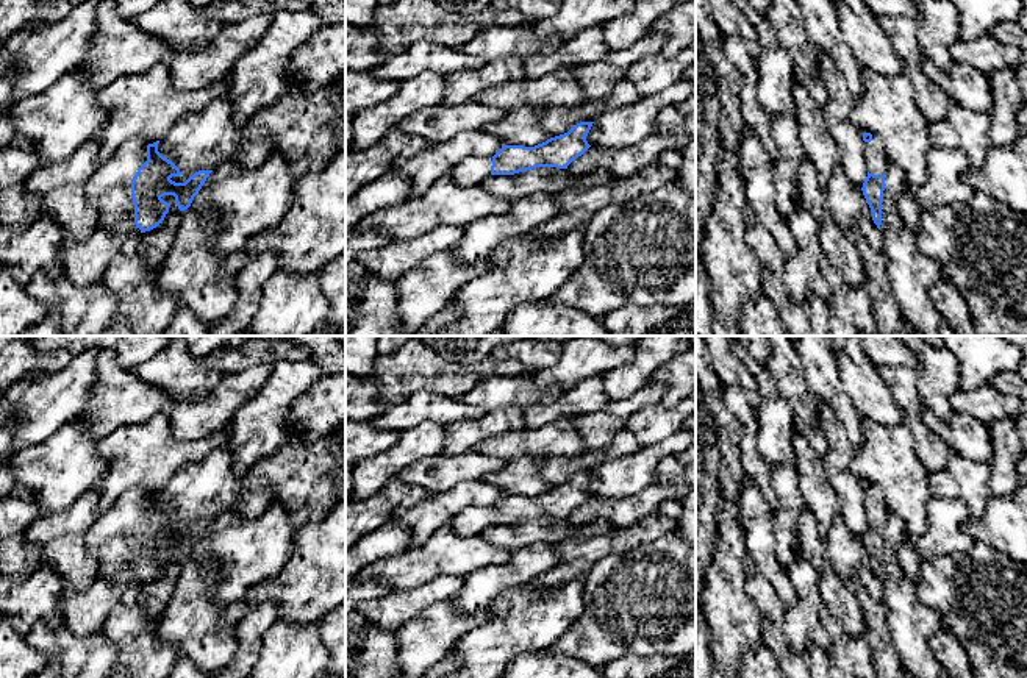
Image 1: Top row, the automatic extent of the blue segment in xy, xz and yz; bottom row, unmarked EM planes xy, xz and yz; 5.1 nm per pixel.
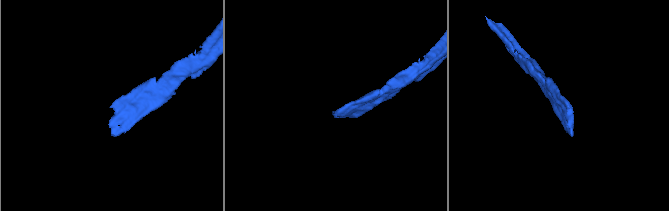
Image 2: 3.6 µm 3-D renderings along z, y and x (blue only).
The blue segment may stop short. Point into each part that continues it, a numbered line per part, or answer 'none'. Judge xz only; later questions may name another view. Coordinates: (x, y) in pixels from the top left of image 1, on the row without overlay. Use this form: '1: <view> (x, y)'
1: xz (471, 520)

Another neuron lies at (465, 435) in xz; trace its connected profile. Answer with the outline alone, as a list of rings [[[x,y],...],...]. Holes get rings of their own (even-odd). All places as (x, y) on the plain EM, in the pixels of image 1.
[[[503,406],[486,412],[478,419],[464,419],[446,425],[446,442],[442,455],[455,456],[475,448],[483,439],[503,431],[525,428],[522,406]]]

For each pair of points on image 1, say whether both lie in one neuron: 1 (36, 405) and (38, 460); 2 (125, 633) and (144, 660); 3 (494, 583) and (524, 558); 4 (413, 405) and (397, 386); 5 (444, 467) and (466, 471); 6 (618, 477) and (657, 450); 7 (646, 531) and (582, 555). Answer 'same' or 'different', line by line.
1: different
2: same
3: same
4: different
5: same
6: same
7: same

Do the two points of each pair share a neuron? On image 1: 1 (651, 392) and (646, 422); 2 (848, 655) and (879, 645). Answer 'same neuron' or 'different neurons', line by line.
1: different neurons
2: different neurons

